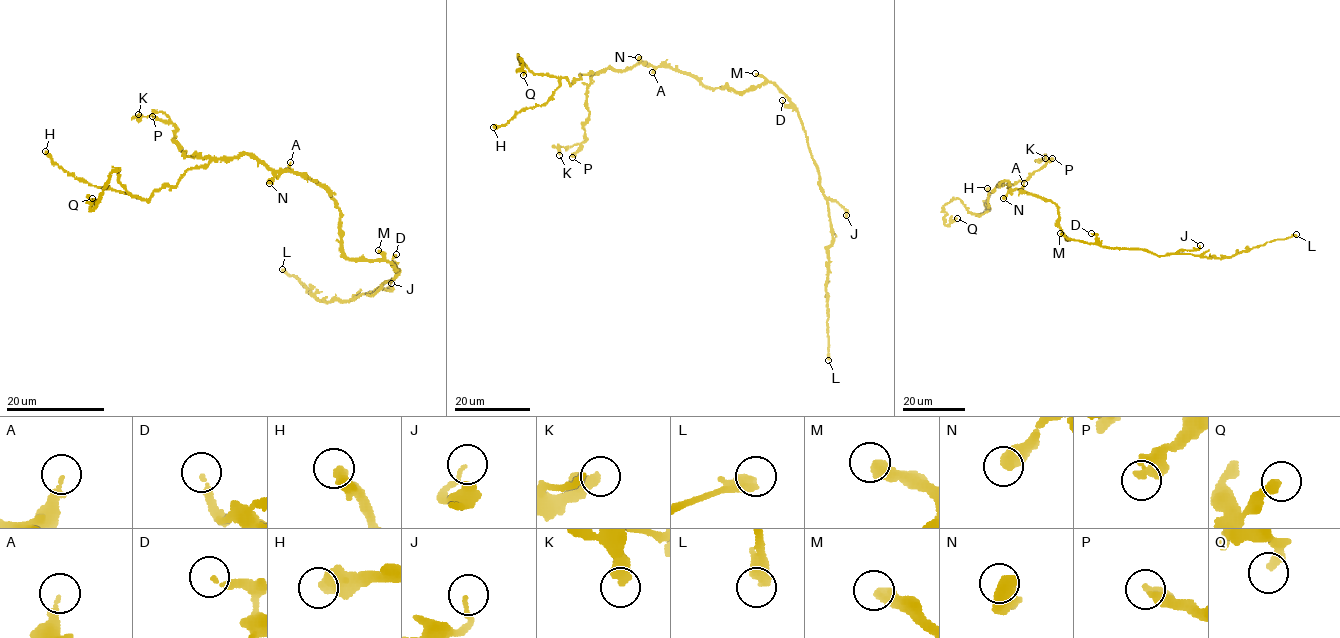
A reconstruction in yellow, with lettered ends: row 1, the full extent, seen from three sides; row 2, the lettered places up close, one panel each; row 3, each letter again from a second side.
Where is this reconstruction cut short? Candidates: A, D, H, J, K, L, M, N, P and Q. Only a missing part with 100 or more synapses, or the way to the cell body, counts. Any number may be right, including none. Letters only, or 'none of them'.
L

